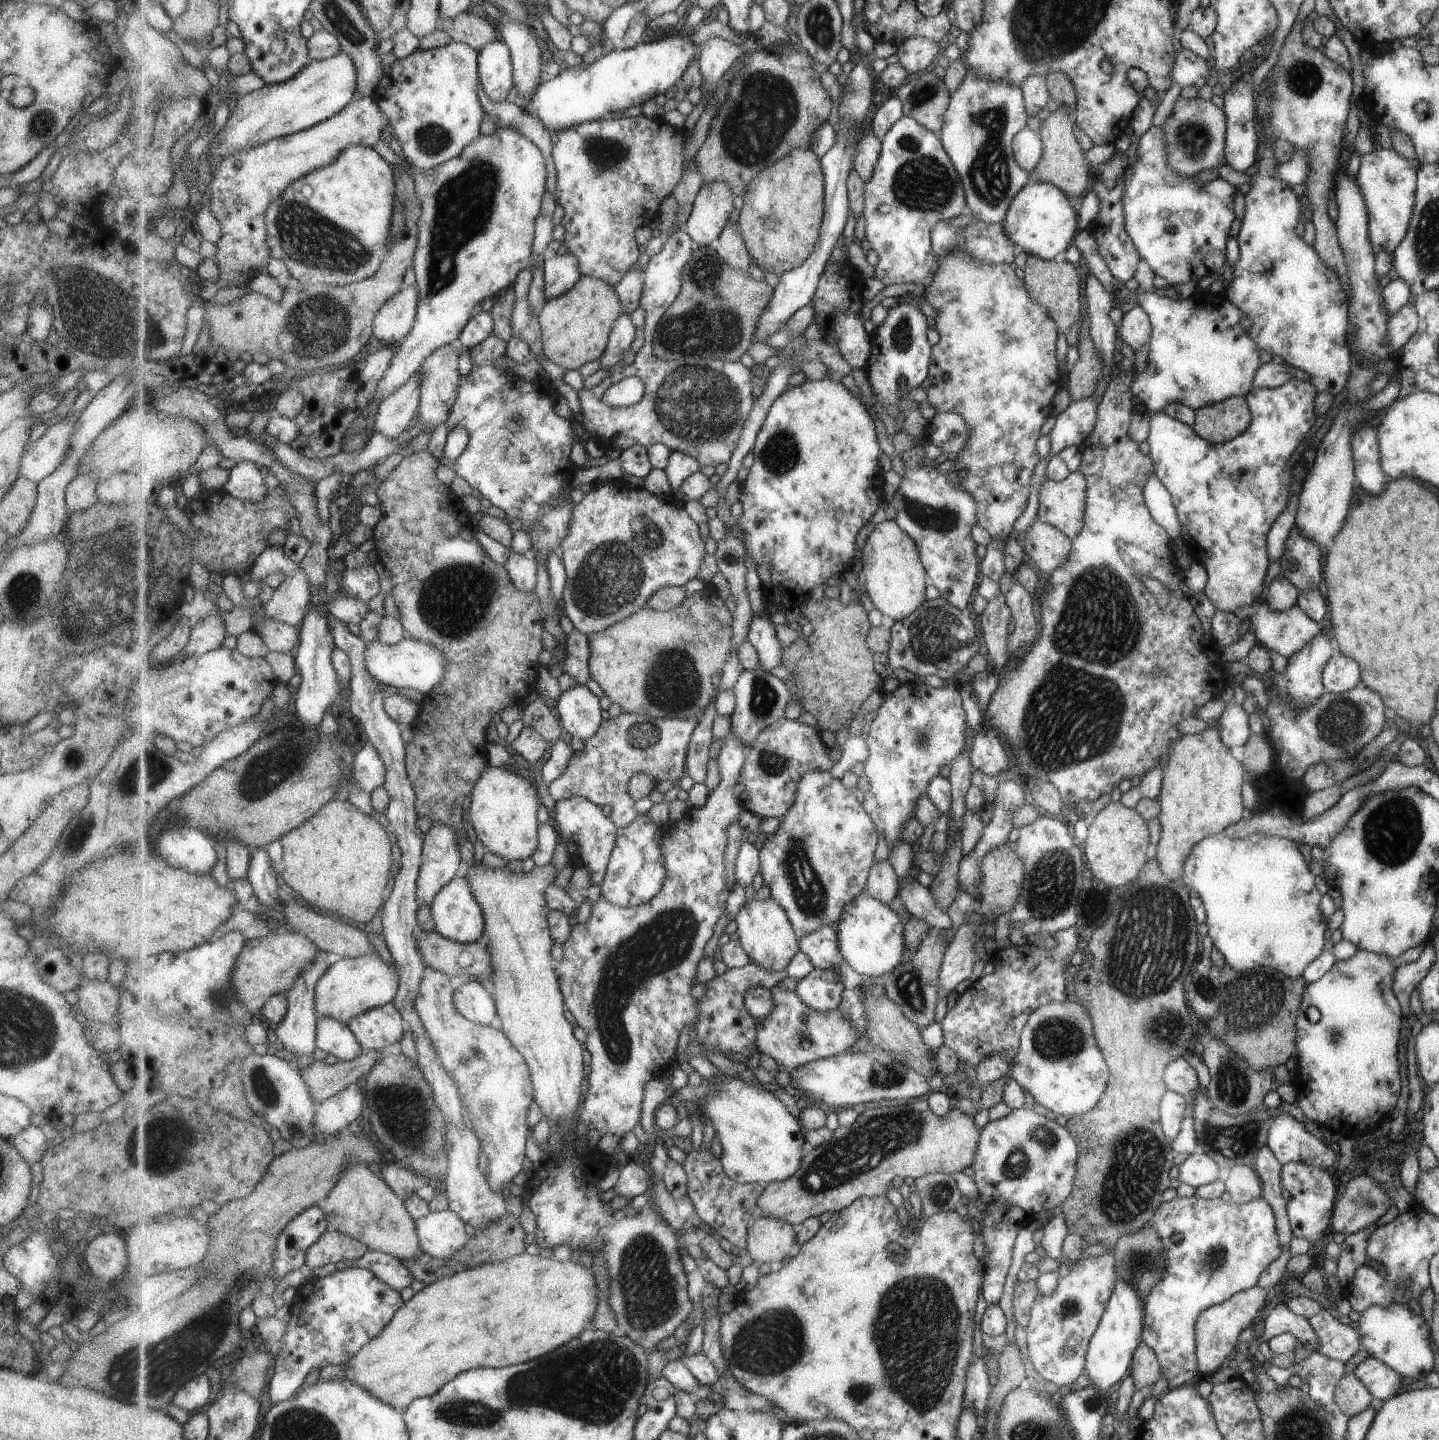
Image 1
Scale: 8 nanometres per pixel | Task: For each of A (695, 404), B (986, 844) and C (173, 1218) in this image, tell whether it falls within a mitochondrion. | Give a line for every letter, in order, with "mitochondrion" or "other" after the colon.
A: mitochondrion
B: other
C: other

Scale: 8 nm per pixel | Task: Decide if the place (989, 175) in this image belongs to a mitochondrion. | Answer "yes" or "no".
yes

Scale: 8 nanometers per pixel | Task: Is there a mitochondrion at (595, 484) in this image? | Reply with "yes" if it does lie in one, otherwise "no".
no

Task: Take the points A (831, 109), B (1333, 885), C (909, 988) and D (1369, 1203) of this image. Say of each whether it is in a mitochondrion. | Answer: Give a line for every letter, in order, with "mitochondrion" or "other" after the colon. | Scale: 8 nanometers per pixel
A: other
B: other
C: mitochondrion
D: mitochondrion

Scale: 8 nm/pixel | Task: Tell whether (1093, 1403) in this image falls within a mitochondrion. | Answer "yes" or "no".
yes

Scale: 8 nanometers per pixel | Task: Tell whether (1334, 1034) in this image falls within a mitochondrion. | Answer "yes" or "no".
yes

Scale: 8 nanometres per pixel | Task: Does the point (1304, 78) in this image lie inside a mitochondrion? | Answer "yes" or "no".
yes

